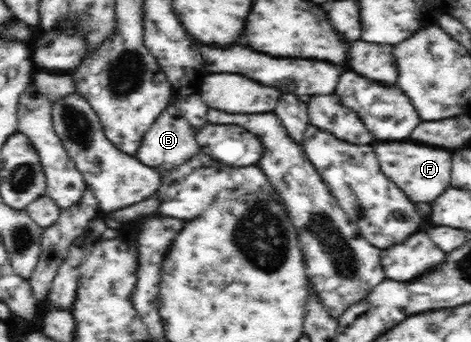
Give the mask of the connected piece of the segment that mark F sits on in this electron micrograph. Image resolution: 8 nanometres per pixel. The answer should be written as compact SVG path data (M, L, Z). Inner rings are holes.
M388 143L388 145L376 145L374 147L378 163L382 165L382 173L390 177L390 181L396 183L400 190L416 203L432 201L436 199L446 185L450 185L450 161L452 155L442 149L434 147L424 147L424 145L412 145L412 143Z

